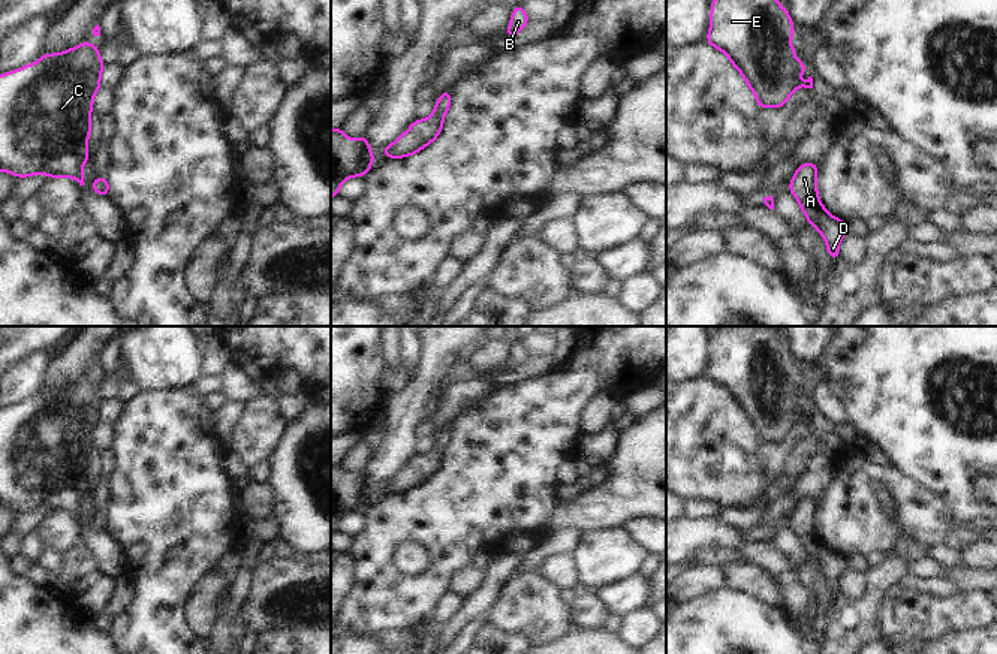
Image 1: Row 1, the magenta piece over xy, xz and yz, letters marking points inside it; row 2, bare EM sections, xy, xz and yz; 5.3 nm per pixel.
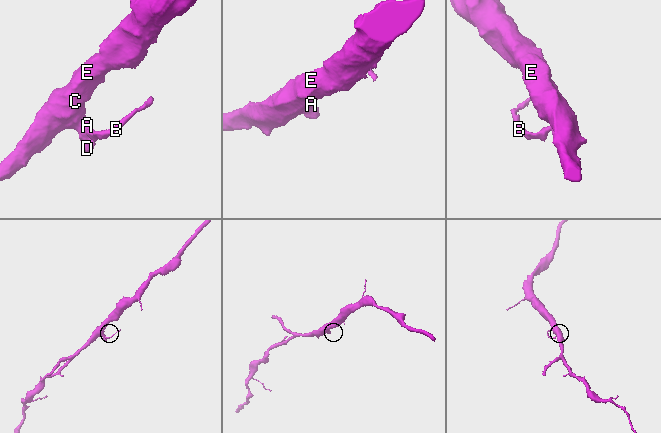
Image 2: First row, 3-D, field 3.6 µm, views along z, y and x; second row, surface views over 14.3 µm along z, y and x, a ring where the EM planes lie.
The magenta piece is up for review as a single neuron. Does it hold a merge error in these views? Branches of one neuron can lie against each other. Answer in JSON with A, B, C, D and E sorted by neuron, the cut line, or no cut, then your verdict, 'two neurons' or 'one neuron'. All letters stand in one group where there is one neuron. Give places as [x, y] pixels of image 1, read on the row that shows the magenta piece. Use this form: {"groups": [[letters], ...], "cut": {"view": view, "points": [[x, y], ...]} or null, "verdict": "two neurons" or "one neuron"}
{"groups": [["A", "B", "C", "D", "E"]], "cut": null, "verdict": "one neuron"}

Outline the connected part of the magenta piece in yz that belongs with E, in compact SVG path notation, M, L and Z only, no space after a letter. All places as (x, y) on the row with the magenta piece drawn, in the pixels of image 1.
M777 0L711 1L711 25L705 42L729 57L747 81L760 109L781 108L798 87L813 88L811 76L805 82L798 81L798 73L810 67L795 58L790 36L795 36L795 28L789 9L783 9Z

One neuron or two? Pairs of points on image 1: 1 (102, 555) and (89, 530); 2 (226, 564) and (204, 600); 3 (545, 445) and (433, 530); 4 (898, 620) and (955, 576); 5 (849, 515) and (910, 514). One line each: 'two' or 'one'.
1: one
2: one
3: one
4: two
5: one

